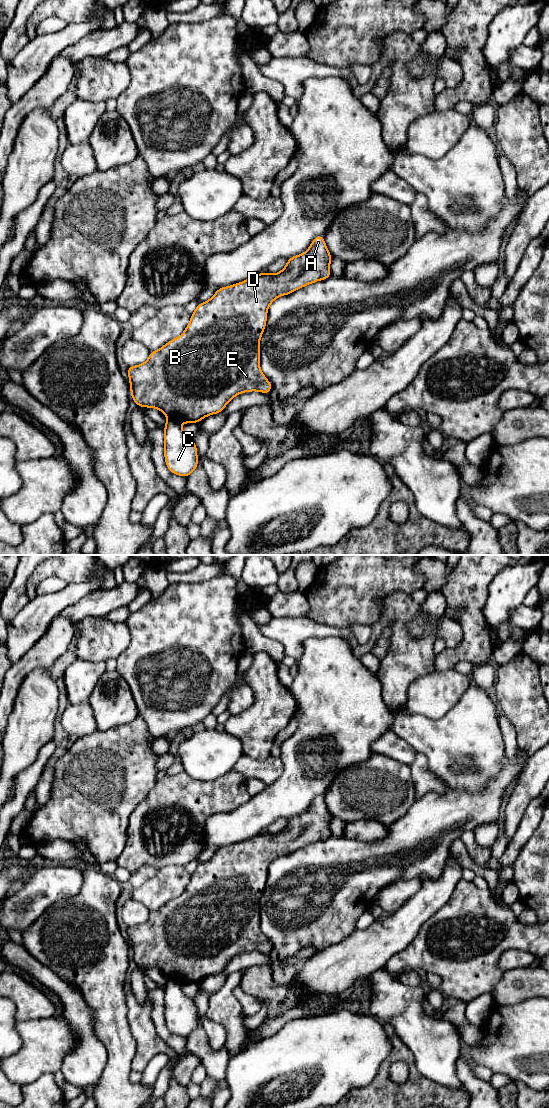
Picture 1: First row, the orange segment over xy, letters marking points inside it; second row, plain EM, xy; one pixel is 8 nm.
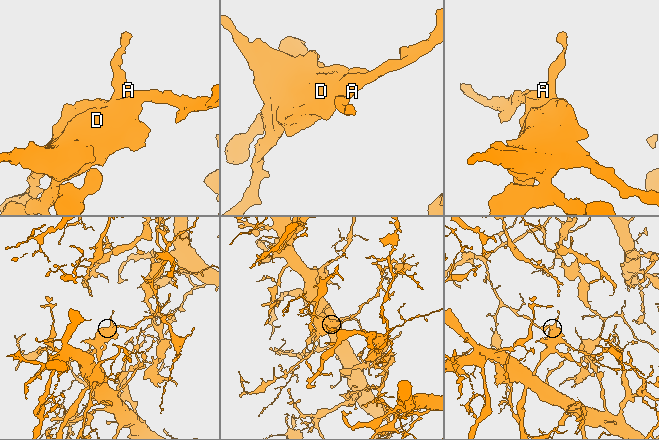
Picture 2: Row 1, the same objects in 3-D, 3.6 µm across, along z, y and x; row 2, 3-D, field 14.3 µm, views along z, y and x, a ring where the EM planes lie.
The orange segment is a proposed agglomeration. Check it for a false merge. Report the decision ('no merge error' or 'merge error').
merge error

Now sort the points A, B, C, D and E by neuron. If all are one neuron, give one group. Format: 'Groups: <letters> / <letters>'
Groups: A B D E / C

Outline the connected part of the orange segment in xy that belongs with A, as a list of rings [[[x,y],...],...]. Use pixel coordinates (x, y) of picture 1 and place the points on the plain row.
[[[318,795],[307,811],[287,819],[287,825],[276,834],[264,831],[243,842],[219,848],[208,861],[197,865],[186,889],[179,897],[150,912],[146,922],[128,927],[133,961],[138,967],[159,969],[168,978],[183,984],[198,983],[209,975],[223,972],[230,960],[244,952],[257,951],[269,954],[272,944],[260,929],[259,905],[267,882],[268,868],[275,859],[283,855],[289,855],[299,848],[331,837],[332,817],[324,796]]]

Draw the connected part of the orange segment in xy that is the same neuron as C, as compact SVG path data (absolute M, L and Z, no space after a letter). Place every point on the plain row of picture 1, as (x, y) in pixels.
M168 978L164 984L164 1018L169 1031L188 1037L198 1027L195 1002L181 989L181 984Z

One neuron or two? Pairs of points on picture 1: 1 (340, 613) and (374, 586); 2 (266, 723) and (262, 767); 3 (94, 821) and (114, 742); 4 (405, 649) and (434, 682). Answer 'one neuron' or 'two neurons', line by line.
1: one neuron
2: two neurons
3: one neuron
4: two neurons

